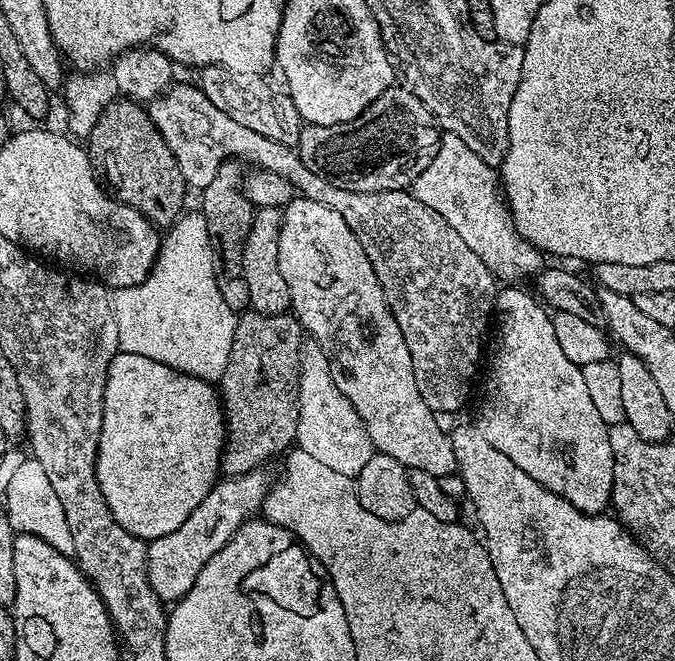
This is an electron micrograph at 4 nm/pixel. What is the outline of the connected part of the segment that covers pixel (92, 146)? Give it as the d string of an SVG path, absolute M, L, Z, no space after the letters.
M131 98L113 99L86 138L86 151L117 200L138 210L157 226L171 226L180 219L186 208L182 170L178 170L166 138L154 126L143 103Z

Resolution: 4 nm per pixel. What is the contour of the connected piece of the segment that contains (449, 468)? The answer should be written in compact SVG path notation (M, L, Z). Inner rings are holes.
M301 195L293 198L282 209L280 217L278 270L282 270L282 278L286 278L290 290L291 311L300 321L301 329L324 351L334 386L346 394L350 406L354 406L358 418L362 418L375 451L394 458L409 470L424 470L436 477L455 473L456 459L449 433L440 429L437 413L426 406L422 394L418 394L414 362L410 362L410 350L406 350L402 330L398 330L386 294L382 294L378 274L374 274L366 250L362 250L362 242L358 242L354 230L346 226L346 218L322 202L307 200Z

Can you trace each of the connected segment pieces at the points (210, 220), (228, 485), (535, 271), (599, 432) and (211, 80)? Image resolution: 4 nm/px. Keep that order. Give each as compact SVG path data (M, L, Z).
M236 162L223 164L214 174L210 186L202 190L204 196L198 204L199 211L203 212L206 218L206 230L212 239L215 259L218 261L218 290L222 290L222 299L226 306L230 306L233 314L240 314L248 308L250 302L250 290L246 286L246 278L242 274L242 254L246 246L246 238L250 230L252 203L244 196L243 183L245 173L240 172L241 165Z
M257 470L245 476L224 478L214 483L182 526L170 534L162 534L162 538L148 544L148 581L160 600L181 600L194 586L198 574L202 574L202 566L206 566L206 562L210 562L210 558L214 558L214 554L218 554L218 550L222 550L222 546L234 538L245 520L255 517L261 511L270 487L266 473Z
M453 132L441 135L438 153L426 170L417 173L412 193L454 227L462 242L486 263L499 281L506 284L526 282L524 280L533 279L543 271L545 255L517 234L507 201L500 193L497 171L478 158L469 144Z
M504 286L497 291L494 309L496 345L491 345L486 360L488 377L484 380L484 397L474 427L501 454L506 454L518 470L526 470L534 482L546 486L566 502L589 514L600 514L612 503L614 450L610 450L609 425L602 422L582 379L581 368L558 346L549 309L524 286Z
M216 64L207 65L198 80L198 87L204 92L206 98L238 122L238 126L247 126L249 130L255 130L266 138L274 138L274 142L282 142L289 146L295 146L300 137L302 121L298 114L298 106L286 94L275 92L264 76L251 76L250 74L238 74L227 72L225 68L219 68Z

